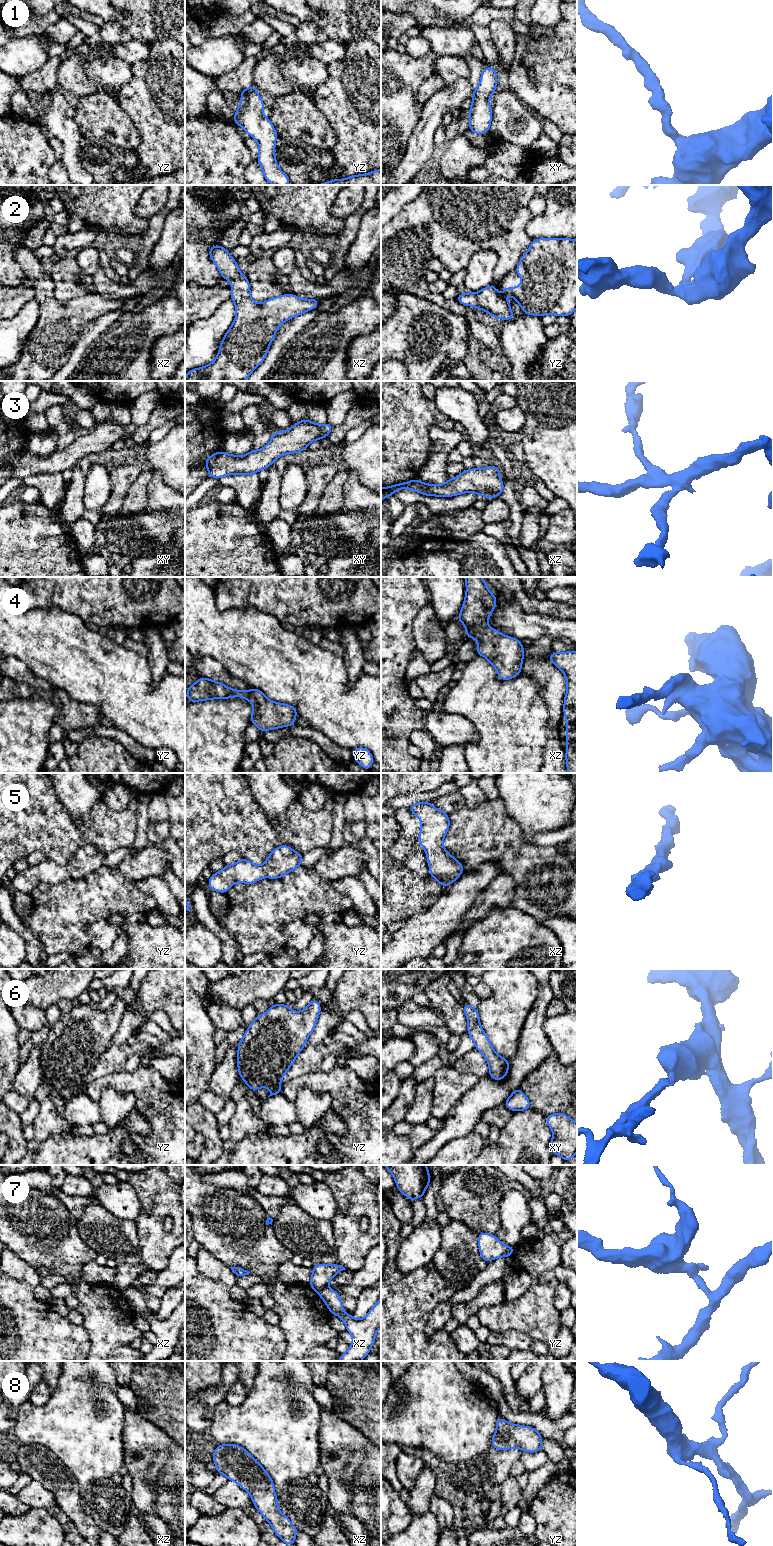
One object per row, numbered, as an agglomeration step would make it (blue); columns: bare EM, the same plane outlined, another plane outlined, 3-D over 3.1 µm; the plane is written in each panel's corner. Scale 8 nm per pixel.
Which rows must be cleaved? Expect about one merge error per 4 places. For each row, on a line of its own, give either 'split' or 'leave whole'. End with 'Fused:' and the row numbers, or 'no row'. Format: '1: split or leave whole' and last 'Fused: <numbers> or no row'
1: leave whole
2: leave whole
3: leave whole
4: leave whole
5: leave whole
6: leave whole
7: split
8: leave whole
Fused: 7

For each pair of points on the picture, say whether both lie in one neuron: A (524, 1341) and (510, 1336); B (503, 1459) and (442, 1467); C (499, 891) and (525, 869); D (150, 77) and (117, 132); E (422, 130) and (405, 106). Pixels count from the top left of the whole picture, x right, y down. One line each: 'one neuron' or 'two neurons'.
A: one neuron
B: one neuron
C: two neurons
D: two neurons
E: two neurons

